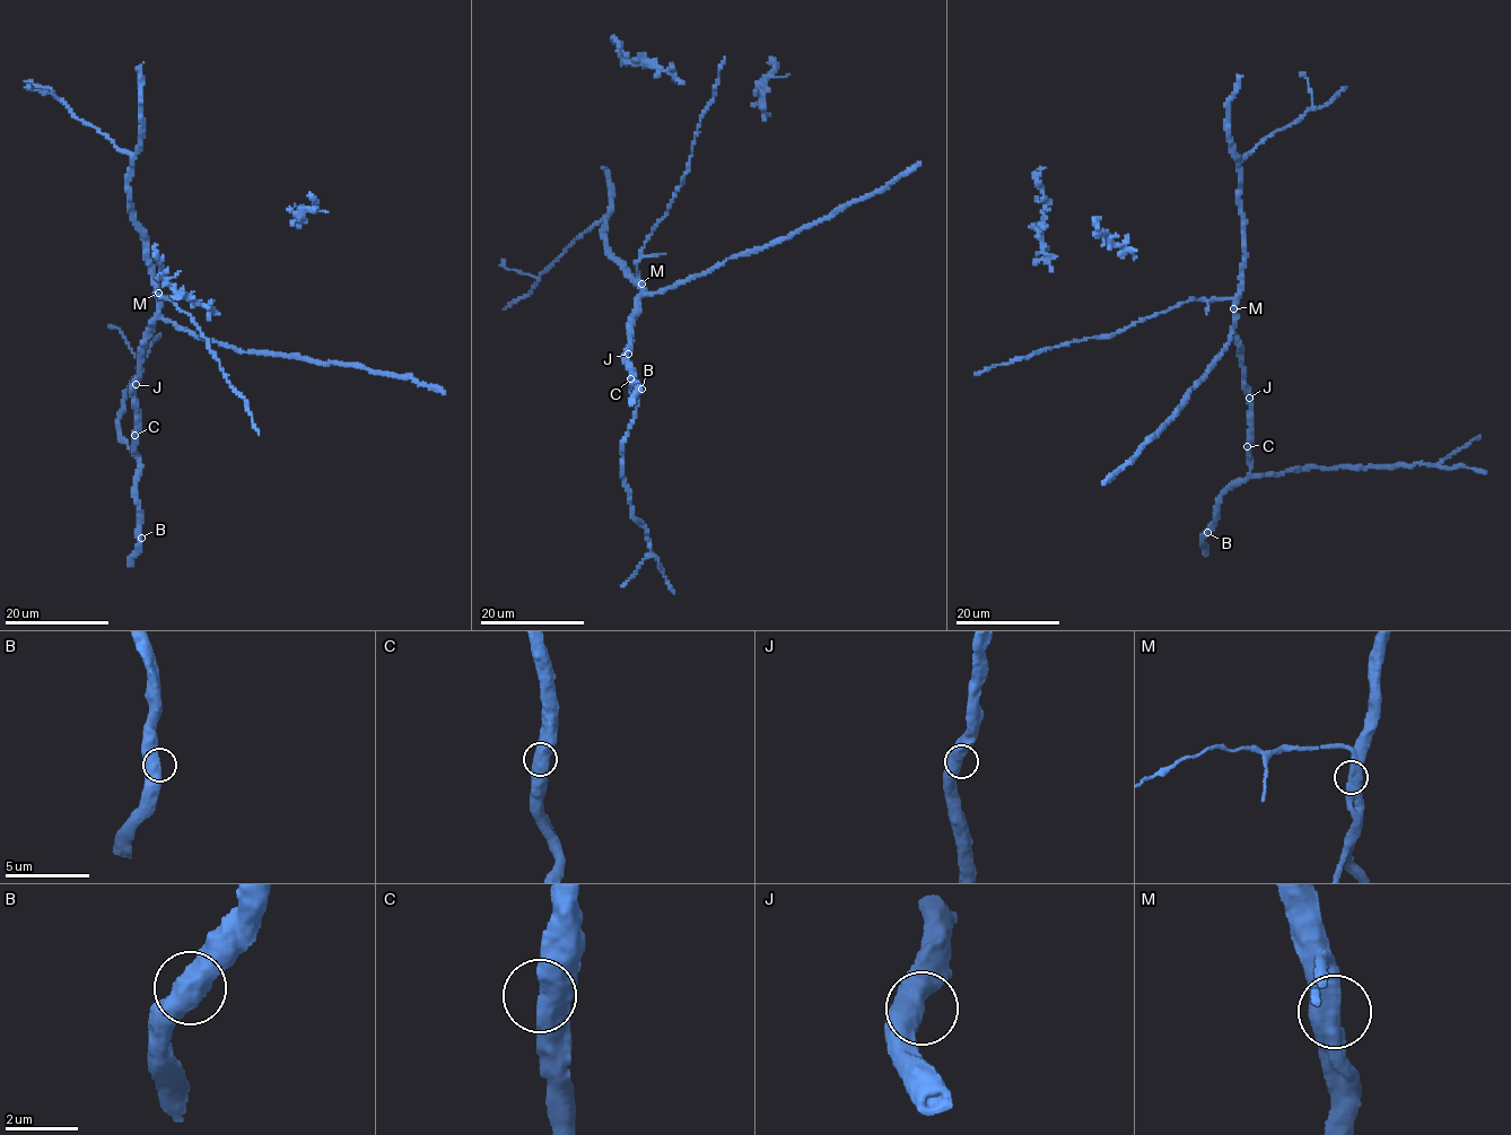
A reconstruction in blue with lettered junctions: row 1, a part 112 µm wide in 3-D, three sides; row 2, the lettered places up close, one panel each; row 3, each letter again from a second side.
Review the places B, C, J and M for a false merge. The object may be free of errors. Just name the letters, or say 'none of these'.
none of these

